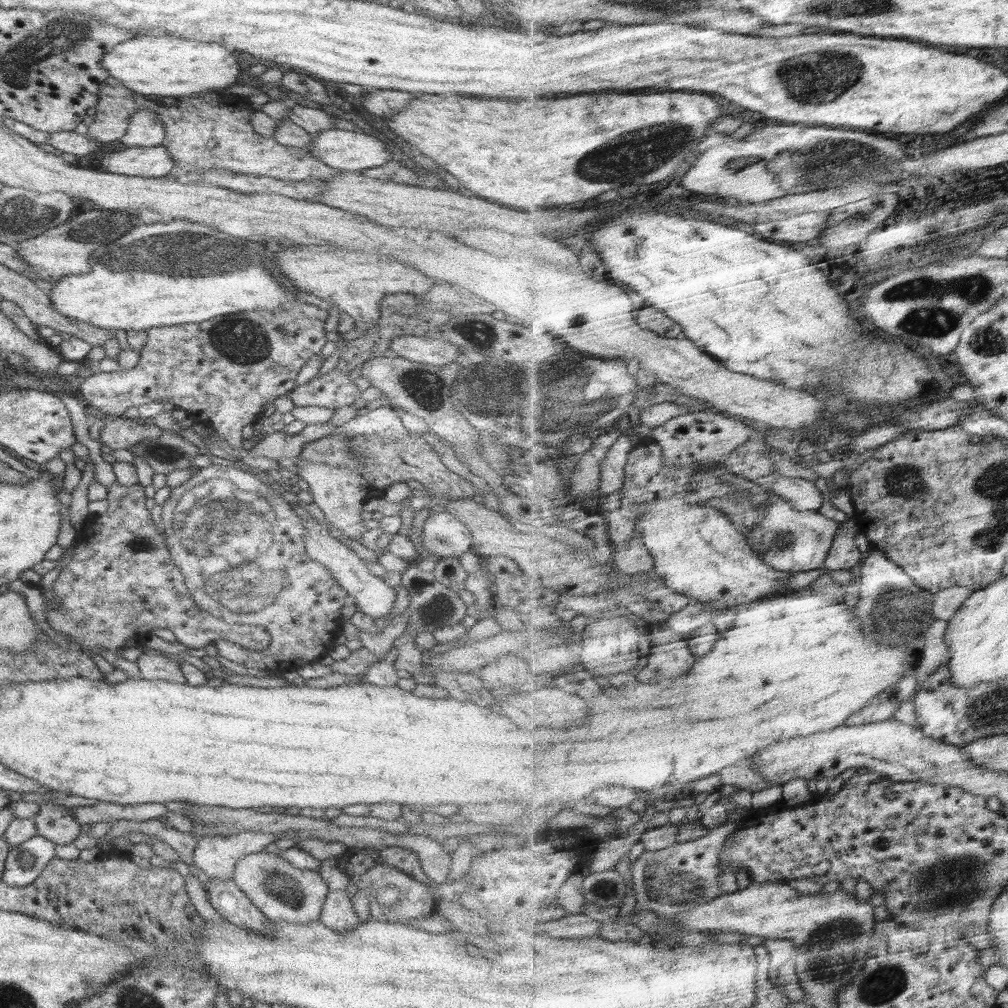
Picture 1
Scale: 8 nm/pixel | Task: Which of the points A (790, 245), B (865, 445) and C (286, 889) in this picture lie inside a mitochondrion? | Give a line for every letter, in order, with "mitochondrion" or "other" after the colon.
A: other
B: other
C: mitochondrion

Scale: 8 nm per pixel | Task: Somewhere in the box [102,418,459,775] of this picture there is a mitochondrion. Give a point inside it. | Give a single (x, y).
(222, 528)

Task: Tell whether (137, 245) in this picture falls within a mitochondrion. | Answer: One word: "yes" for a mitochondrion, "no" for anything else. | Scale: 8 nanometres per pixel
yes

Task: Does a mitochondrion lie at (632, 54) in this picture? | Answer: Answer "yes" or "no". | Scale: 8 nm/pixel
no

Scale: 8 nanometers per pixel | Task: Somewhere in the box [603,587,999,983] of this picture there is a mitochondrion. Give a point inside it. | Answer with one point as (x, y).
(927, 891)

